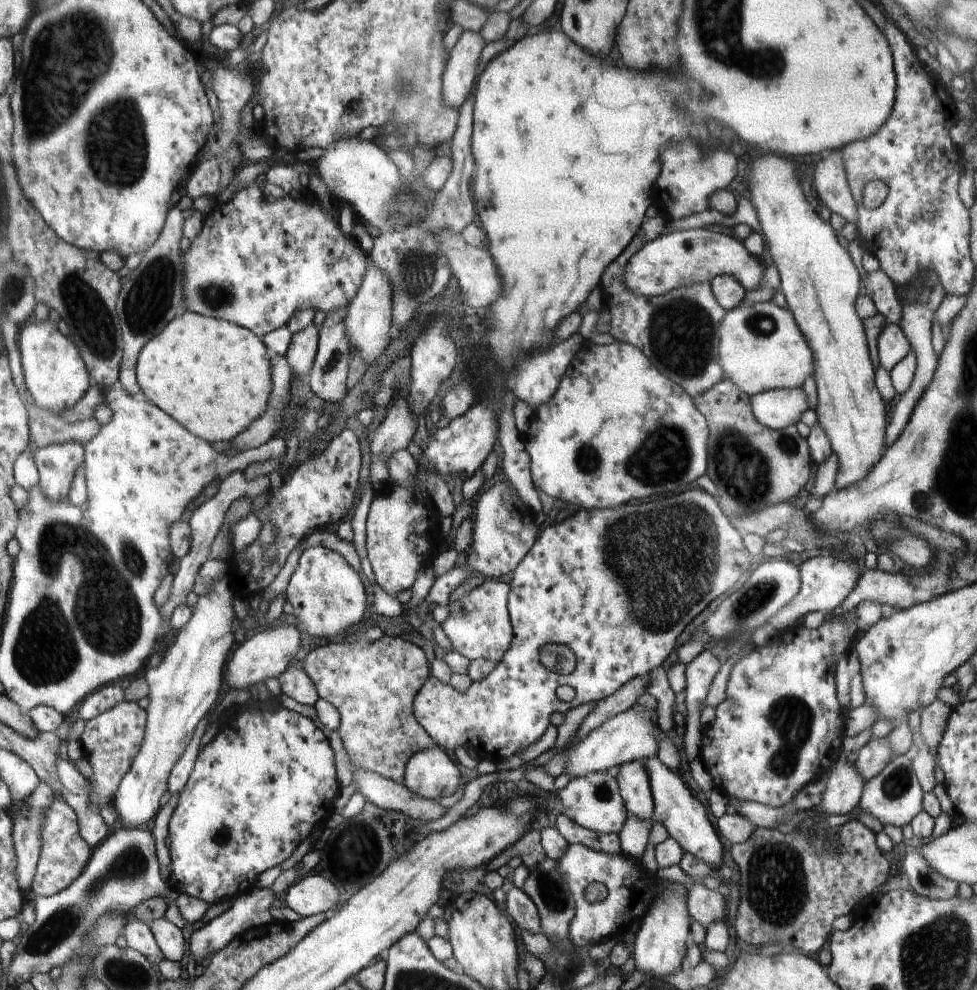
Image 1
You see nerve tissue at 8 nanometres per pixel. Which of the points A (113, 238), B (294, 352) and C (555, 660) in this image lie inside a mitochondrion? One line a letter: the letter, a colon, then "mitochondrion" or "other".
A: other
B: other
C: mitochondrion

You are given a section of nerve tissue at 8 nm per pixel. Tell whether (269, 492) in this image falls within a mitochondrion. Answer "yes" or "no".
no

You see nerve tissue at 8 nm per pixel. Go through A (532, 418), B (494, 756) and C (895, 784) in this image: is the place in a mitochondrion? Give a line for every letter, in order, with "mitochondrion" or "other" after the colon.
A: other
B: other
C: mitochondrion

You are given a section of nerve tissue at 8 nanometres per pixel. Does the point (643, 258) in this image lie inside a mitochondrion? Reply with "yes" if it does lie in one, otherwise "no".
no

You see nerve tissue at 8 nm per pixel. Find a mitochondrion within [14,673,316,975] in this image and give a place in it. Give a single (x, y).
(130, 868)

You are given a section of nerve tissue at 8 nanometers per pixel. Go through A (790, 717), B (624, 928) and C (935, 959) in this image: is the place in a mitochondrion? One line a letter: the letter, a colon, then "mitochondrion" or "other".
A: mitochondrion
B: other
C: mitochondrion

